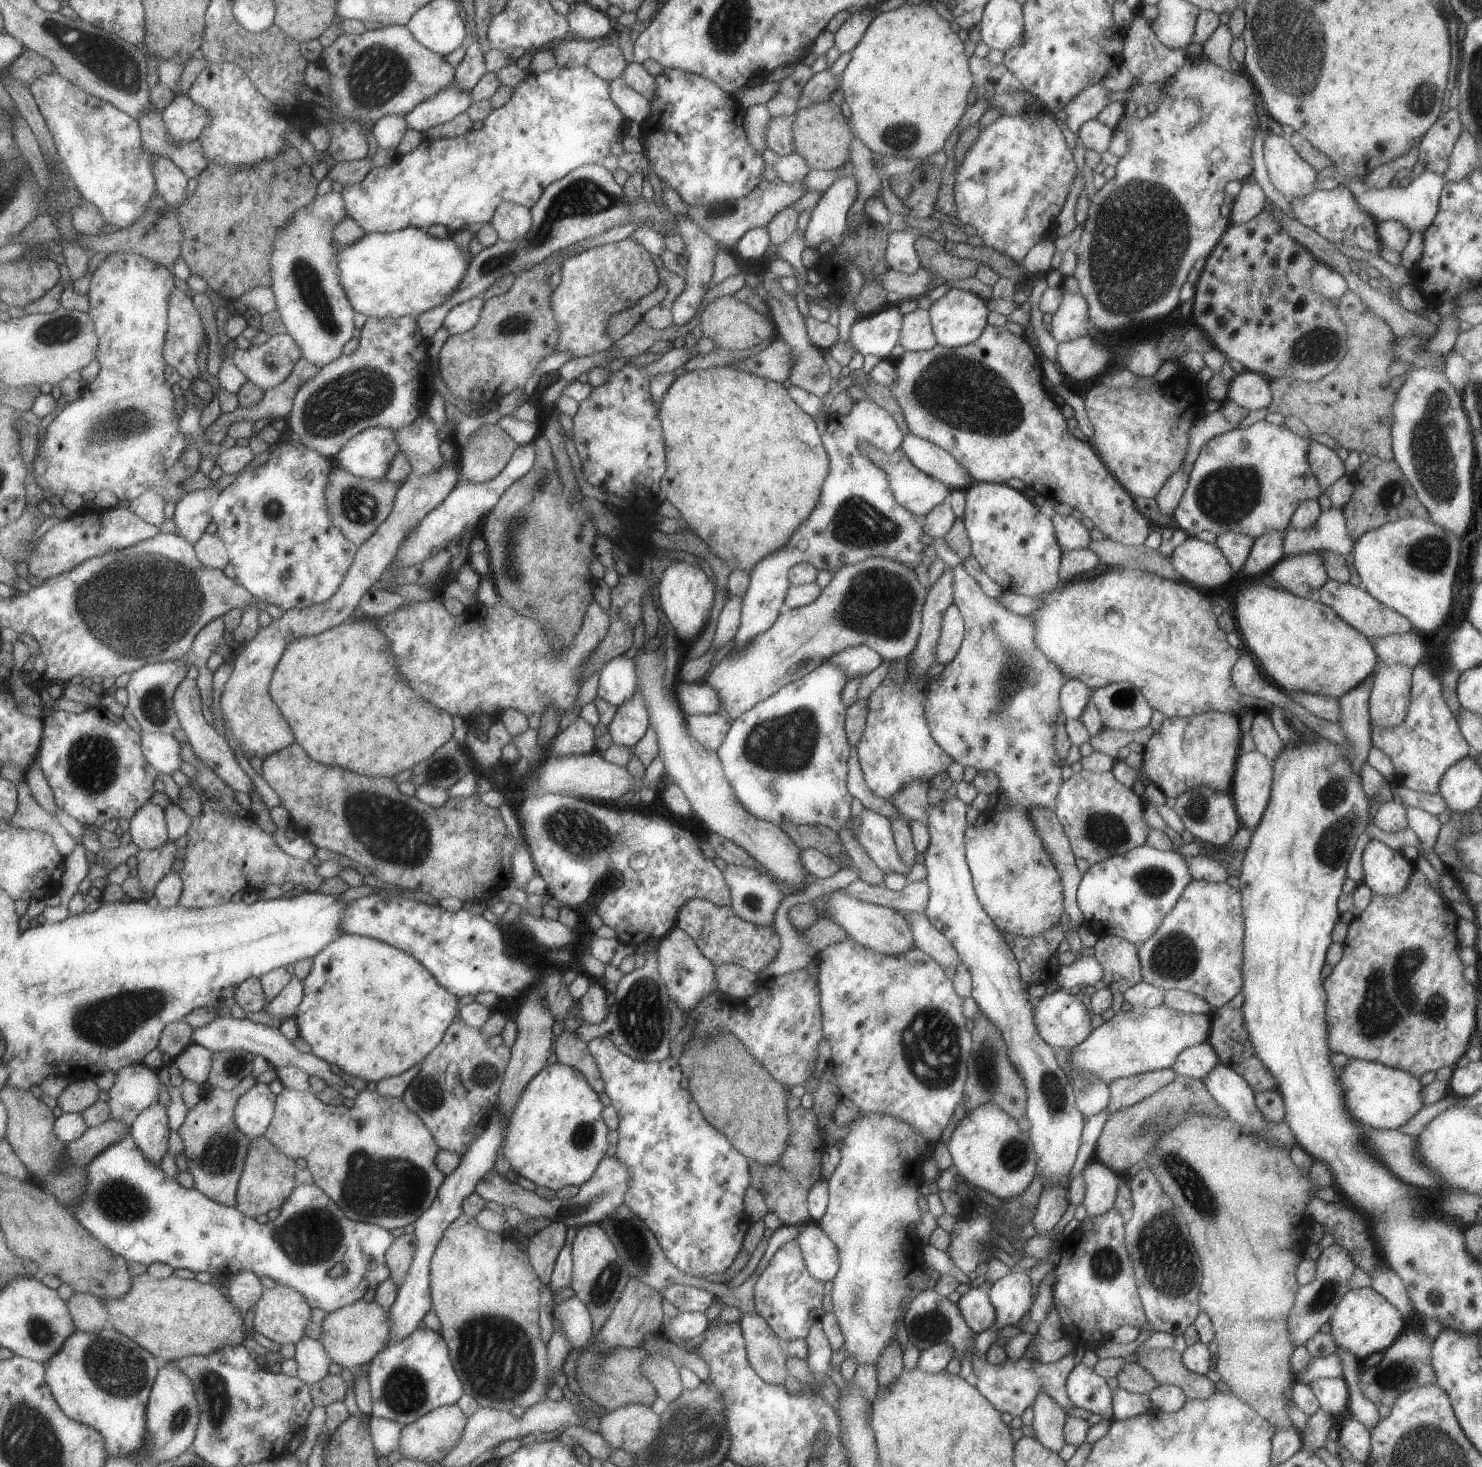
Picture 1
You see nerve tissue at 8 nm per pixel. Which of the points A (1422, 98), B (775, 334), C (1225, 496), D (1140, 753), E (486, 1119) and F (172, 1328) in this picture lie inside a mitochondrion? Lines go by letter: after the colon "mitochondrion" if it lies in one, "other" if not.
A: mitochondrion
B: other
C: mitochondrion
D: other
E: other
F: other

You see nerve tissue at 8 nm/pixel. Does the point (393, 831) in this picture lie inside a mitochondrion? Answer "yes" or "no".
yes

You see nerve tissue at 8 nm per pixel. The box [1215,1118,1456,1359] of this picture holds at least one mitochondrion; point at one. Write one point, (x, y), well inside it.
(1331, 1288)

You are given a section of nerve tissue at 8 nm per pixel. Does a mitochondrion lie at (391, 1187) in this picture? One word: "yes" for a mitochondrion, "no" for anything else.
yes

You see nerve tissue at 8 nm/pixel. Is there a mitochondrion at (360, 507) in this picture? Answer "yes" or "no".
yes

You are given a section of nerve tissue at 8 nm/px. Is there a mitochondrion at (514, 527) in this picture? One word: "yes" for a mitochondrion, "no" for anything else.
yes

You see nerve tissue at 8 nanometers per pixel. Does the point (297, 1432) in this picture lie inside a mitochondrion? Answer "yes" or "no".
no

